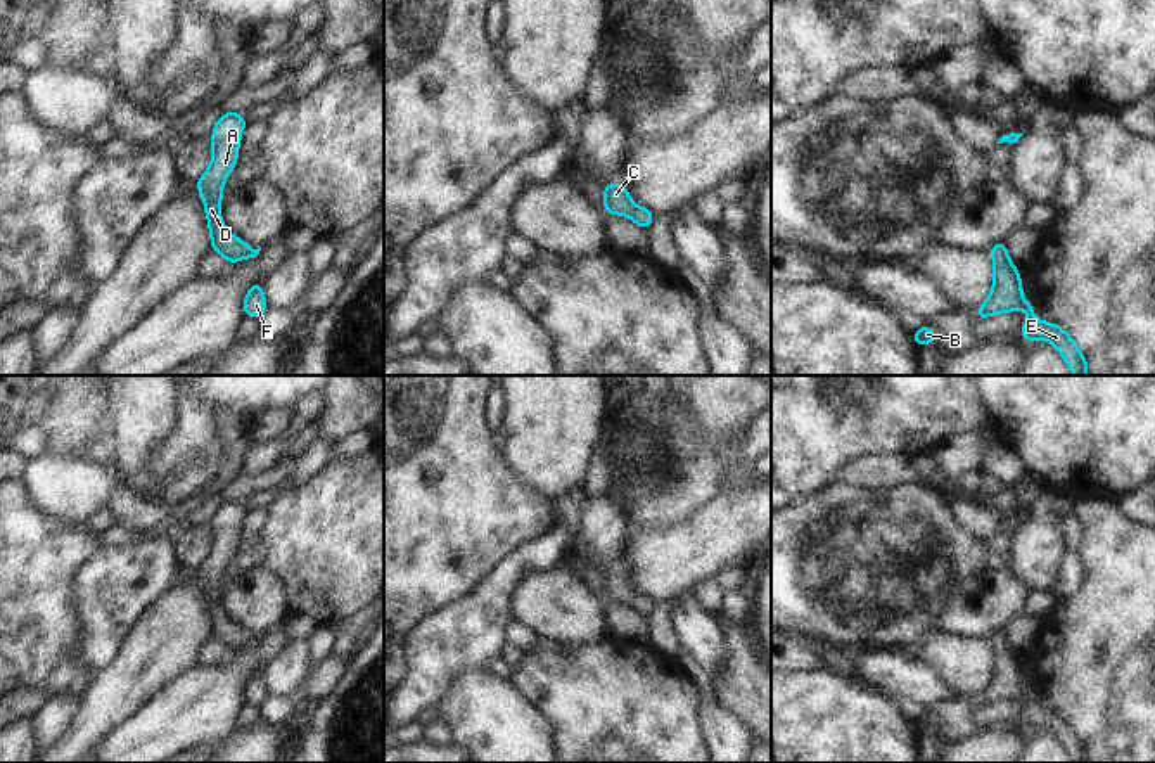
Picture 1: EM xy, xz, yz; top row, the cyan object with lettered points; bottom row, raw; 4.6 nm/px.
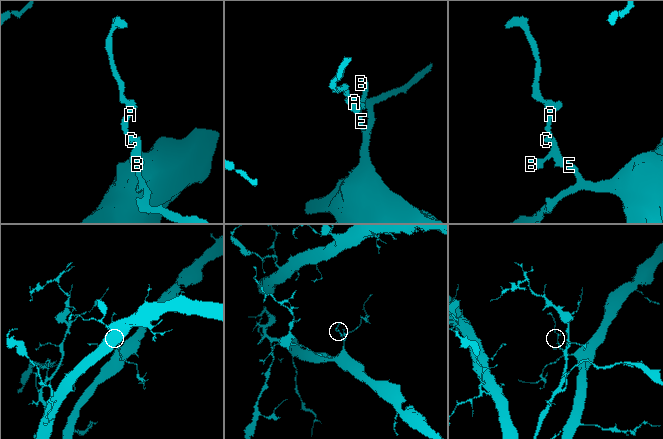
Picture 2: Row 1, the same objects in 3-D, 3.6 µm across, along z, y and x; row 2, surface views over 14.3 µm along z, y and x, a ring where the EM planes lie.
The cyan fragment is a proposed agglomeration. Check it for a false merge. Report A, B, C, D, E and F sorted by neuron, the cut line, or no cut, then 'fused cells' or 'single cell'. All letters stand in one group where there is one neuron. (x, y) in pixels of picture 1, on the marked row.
groups A B C D E F; cut none; single cell

